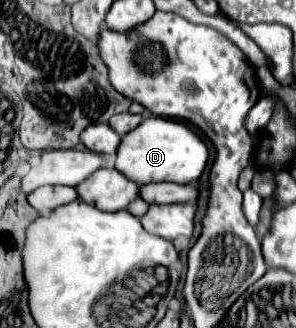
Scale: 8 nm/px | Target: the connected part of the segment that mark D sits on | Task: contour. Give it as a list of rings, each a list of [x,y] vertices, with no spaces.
[[[148,117],[140,123],[138,129],[122,137],[118,147],[116,169],[138,185],[154,181],[172,181],[172,183],[194,183],[202,177],[208,165],[208,147],[188,125],[172,118]]]

